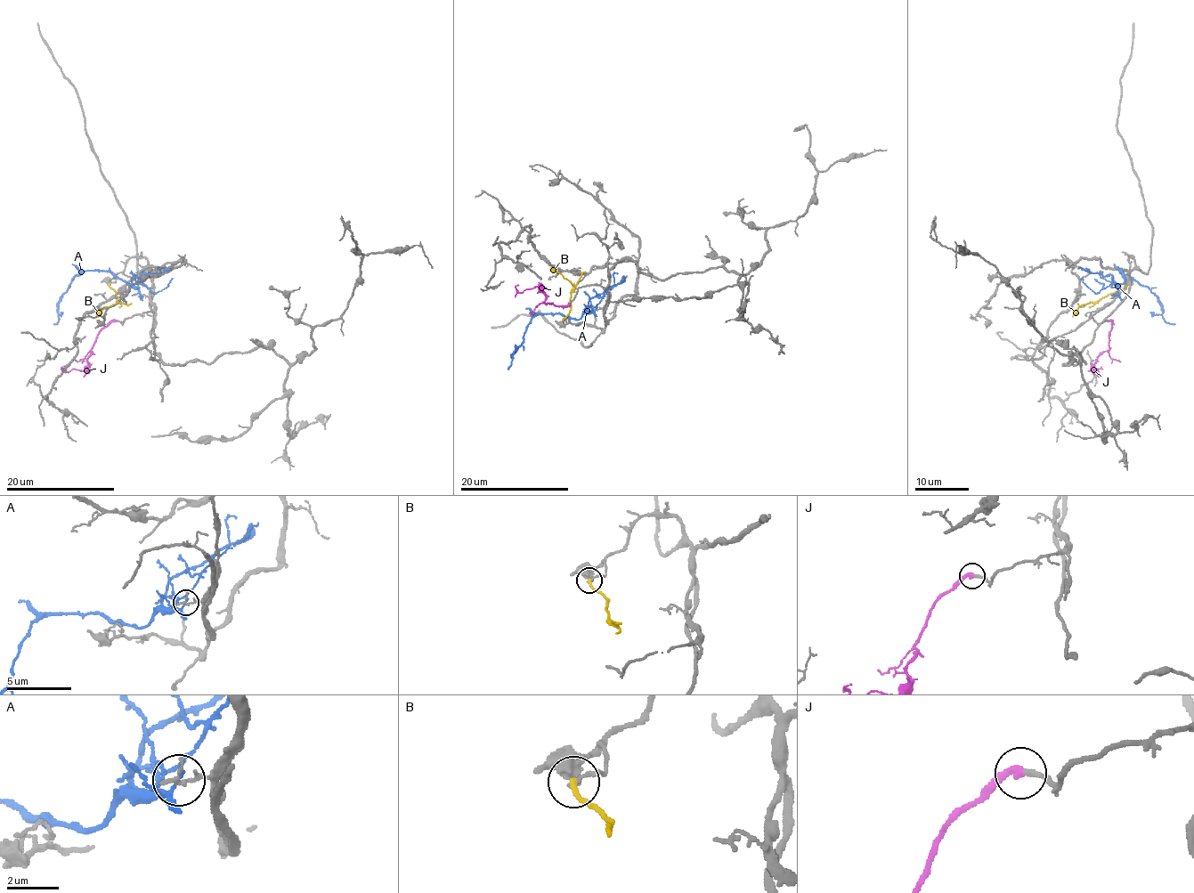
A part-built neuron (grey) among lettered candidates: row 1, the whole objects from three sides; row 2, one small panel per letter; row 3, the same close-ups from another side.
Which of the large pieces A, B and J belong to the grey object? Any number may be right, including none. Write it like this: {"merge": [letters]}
{"merge": ["J"]}

